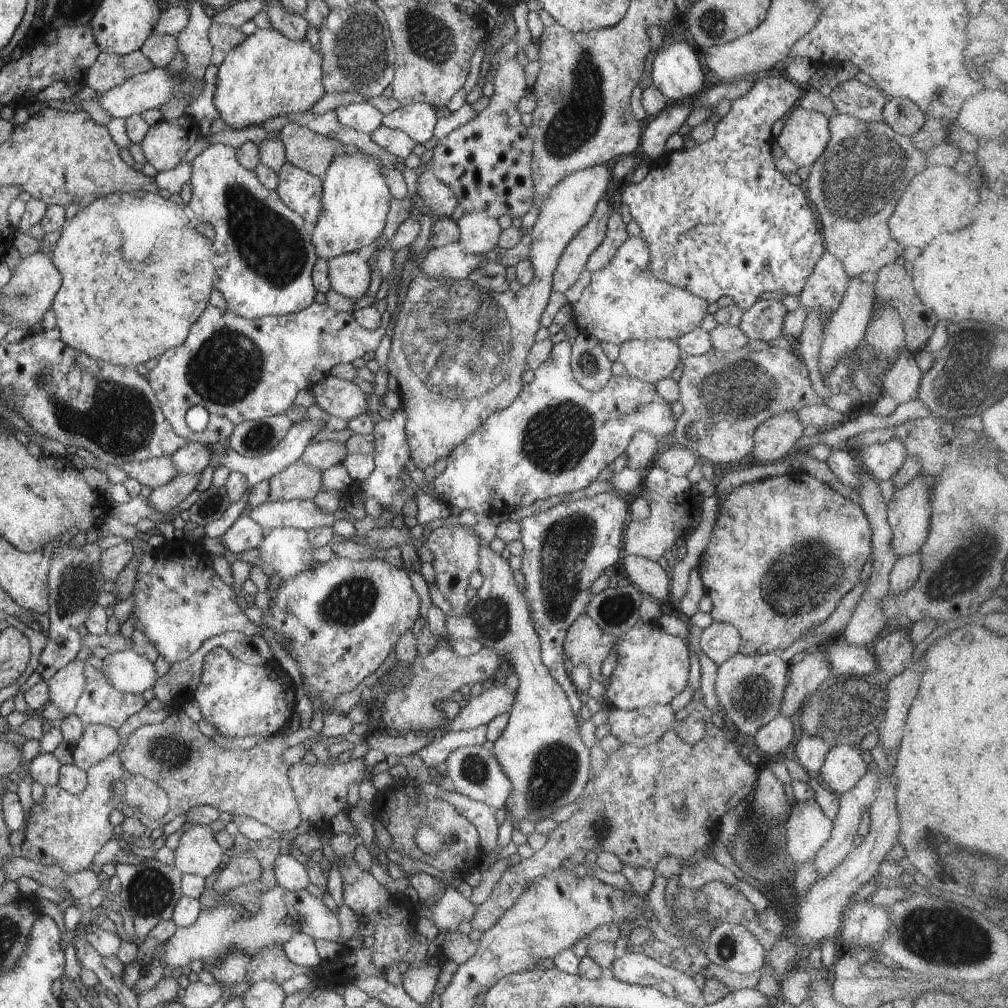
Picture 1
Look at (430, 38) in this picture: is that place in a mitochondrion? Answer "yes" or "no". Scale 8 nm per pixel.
yes

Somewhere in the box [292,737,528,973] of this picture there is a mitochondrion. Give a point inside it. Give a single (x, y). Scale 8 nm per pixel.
(475, 769)

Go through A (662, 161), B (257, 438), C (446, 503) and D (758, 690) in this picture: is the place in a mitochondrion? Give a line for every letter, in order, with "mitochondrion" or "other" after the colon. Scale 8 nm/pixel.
A: other
B: mitochondrion
C: other
D: mitochondrion

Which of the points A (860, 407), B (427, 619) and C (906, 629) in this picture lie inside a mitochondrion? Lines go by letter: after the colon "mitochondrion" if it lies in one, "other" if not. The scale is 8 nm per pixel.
A: other
B: other
C: other

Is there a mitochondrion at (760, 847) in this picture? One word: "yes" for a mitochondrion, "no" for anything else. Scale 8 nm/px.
yes

